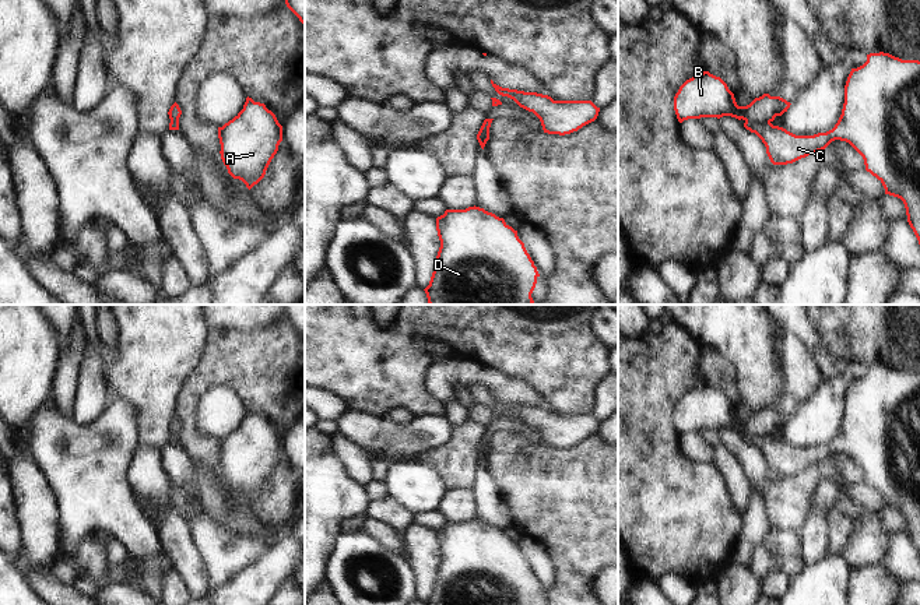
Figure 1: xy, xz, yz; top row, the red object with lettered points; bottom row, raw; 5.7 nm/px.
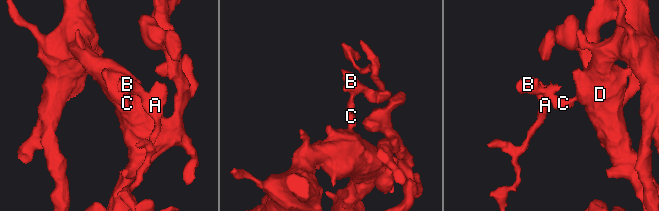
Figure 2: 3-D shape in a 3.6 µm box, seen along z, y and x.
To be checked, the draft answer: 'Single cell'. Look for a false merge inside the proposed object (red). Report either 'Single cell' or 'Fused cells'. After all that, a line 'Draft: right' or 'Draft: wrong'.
Fused cells.
Draft: wrong

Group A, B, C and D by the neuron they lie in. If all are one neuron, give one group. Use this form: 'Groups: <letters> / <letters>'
Groups: A B / C D.

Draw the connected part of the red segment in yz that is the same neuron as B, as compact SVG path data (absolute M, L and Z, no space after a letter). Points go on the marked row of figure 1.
M709 71L687 80L674 96L674 110L680 123L688 119L731 116L738 120L765 124L782 116L790 102L763 94L747 106L738 106L727 84Z

